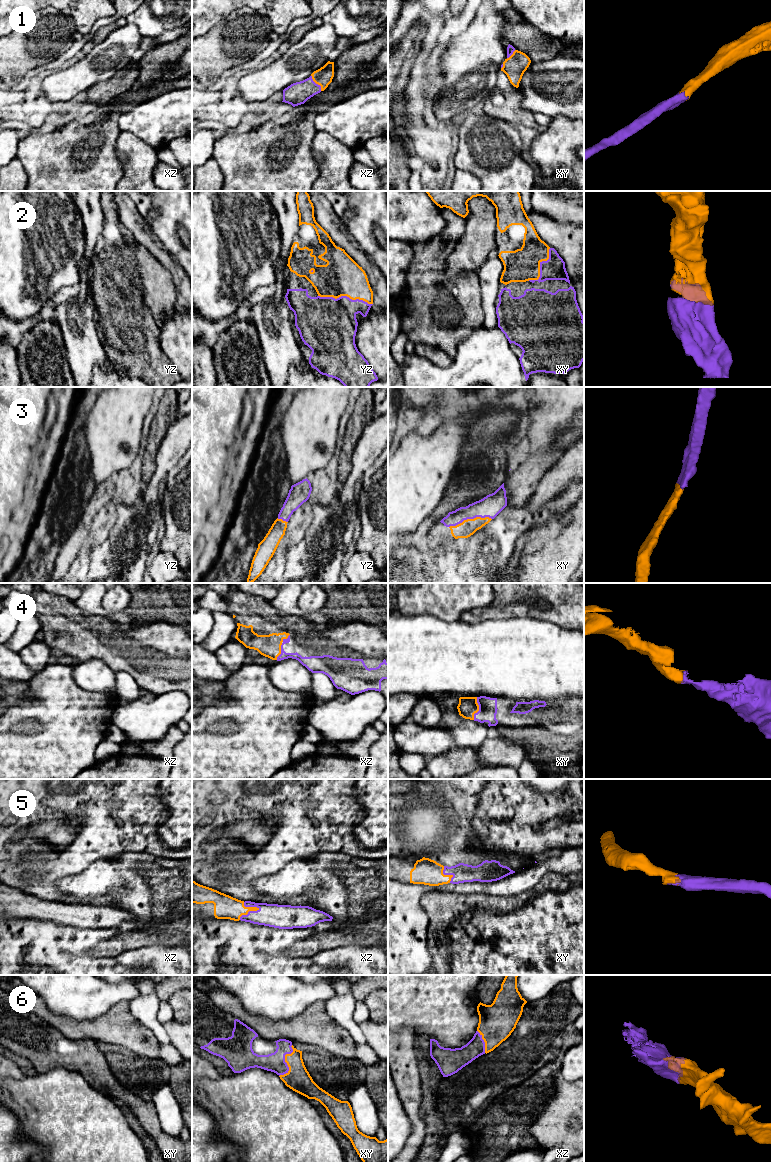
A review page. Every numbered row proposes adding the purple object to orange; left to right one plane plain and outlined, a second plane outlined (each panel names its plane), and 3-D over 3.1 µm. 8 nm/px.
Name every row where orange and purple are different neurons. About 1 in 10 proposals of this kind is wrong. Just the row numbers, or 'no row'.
no row

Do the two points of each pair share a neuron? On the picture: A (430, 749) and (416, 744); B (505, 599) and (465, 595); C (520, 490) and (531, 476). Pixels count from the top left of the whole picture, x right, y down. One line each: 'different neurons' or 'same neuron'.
A: same neuron
B: different neurons
C: same neuron

